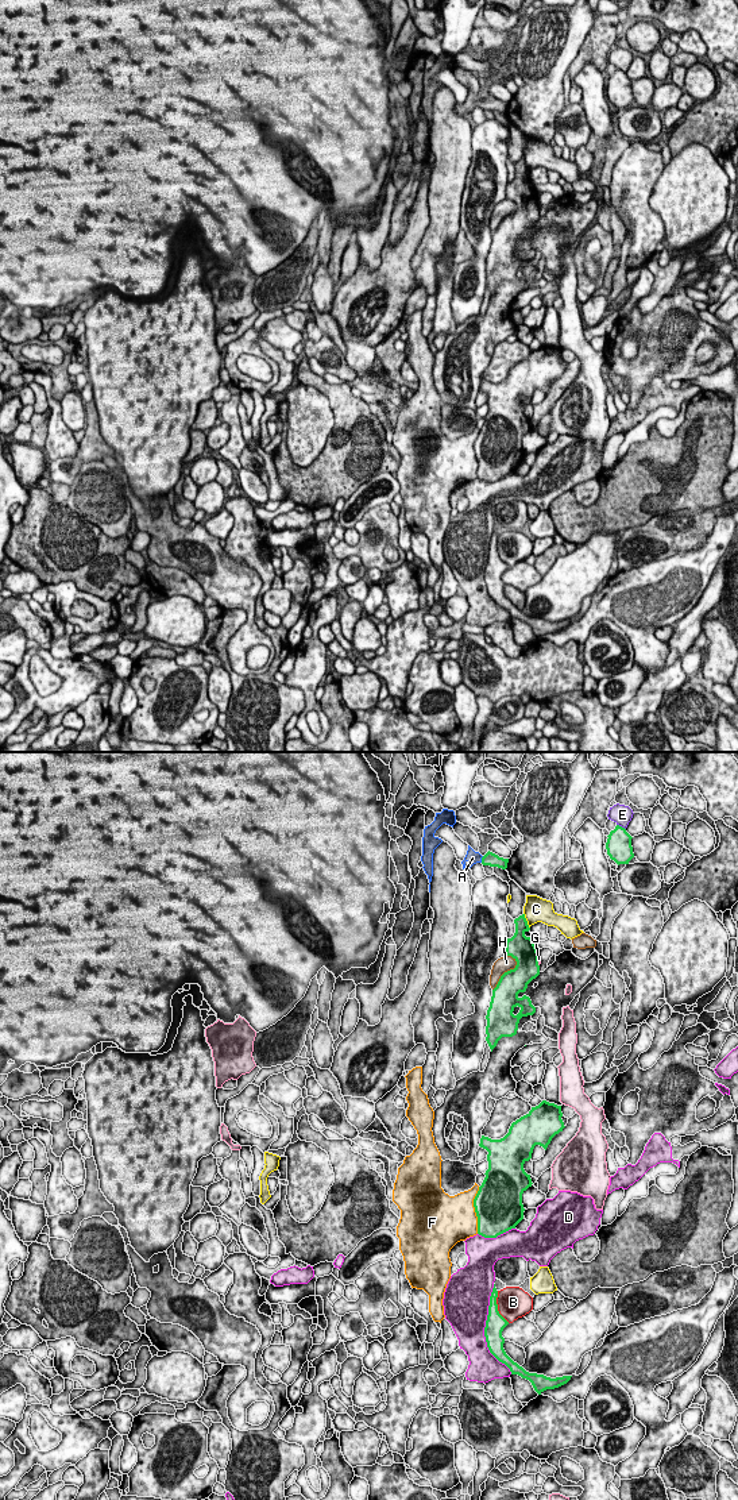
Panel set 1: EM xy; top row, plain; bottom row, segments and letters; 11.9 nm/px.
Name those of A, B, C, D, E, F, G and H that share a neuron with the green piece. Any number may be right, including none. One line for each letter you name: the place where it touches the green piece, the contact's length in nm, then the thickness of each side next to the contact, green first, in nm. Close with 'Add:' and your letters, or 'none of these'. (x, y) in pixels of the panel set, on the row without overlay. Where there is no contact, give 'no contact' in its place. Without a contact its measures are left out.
A: xy (482, 103) | 90 nm | 160/160 nm
Add: A

